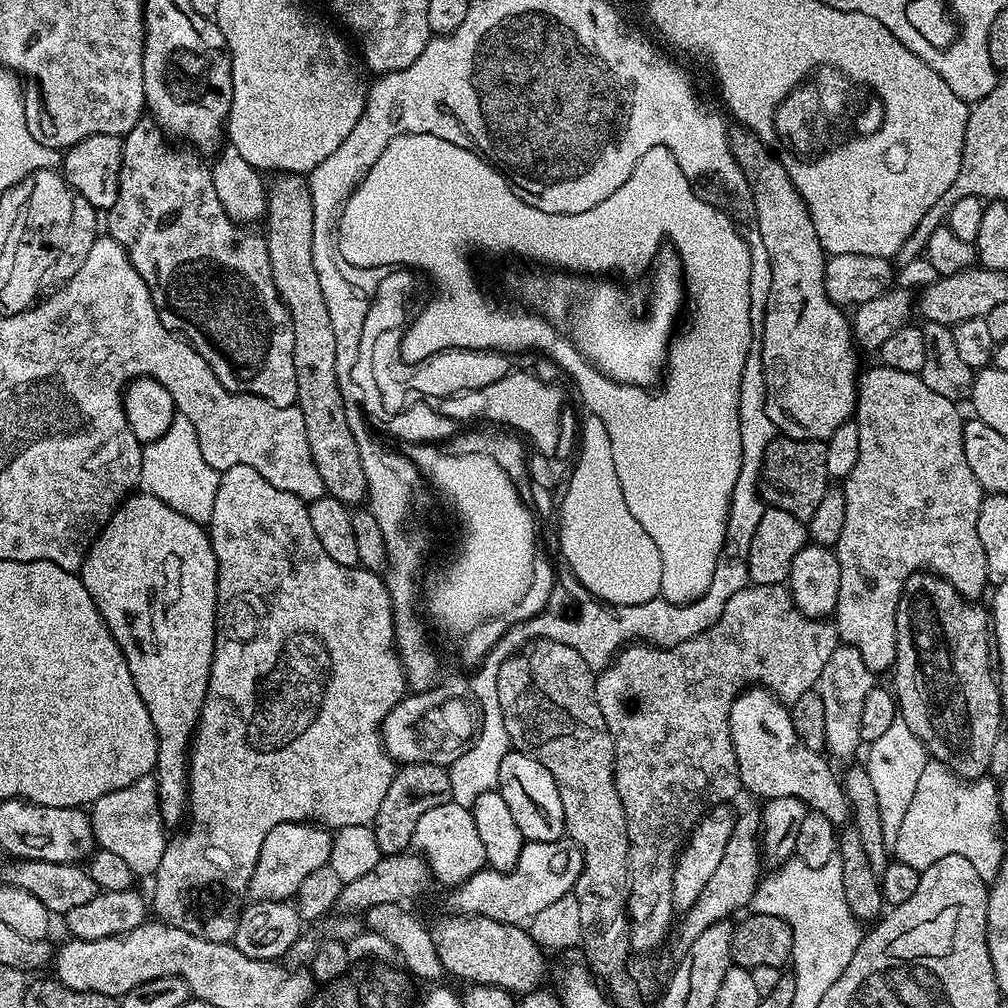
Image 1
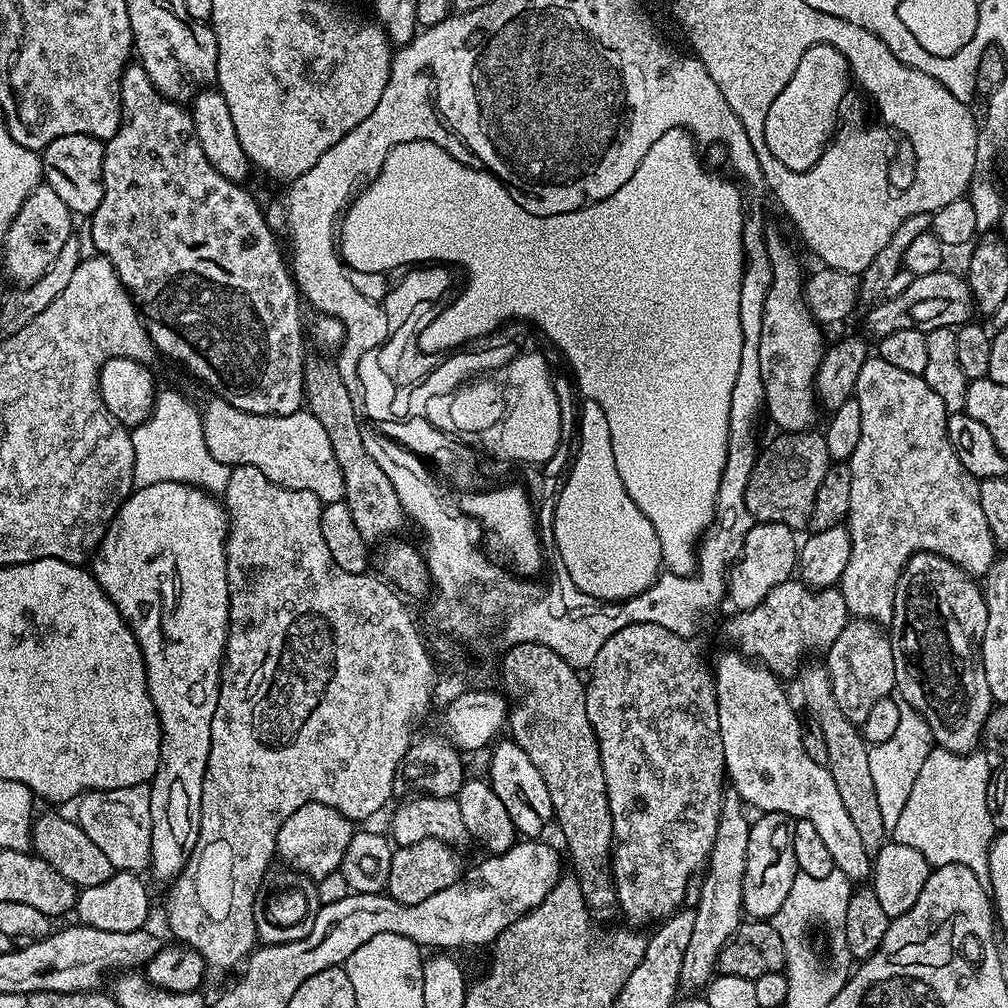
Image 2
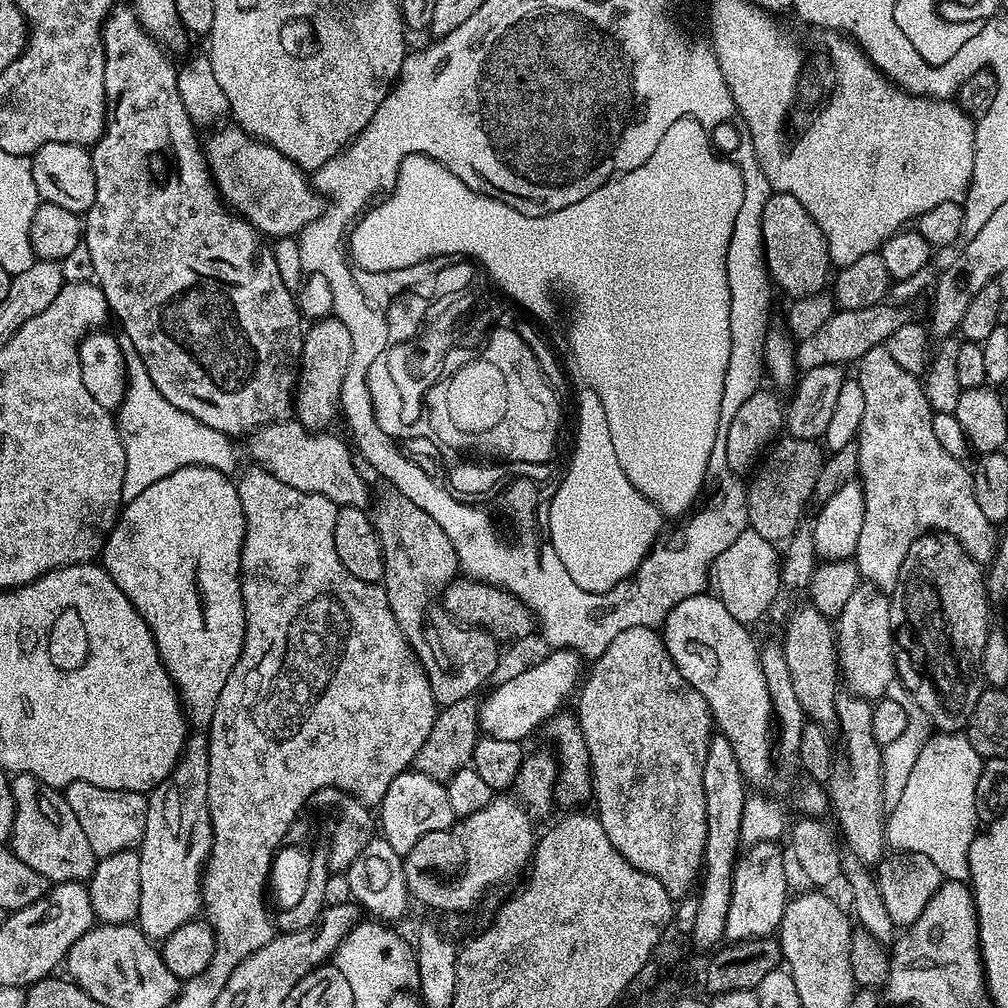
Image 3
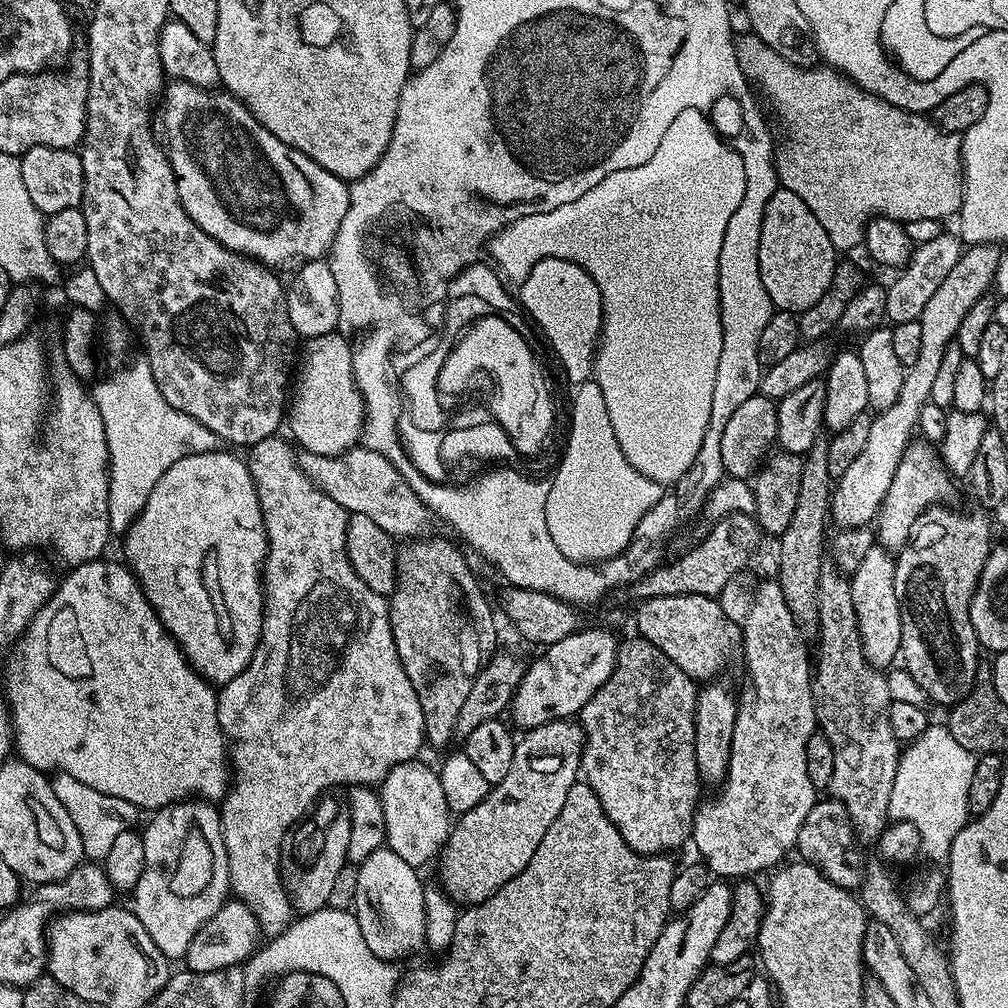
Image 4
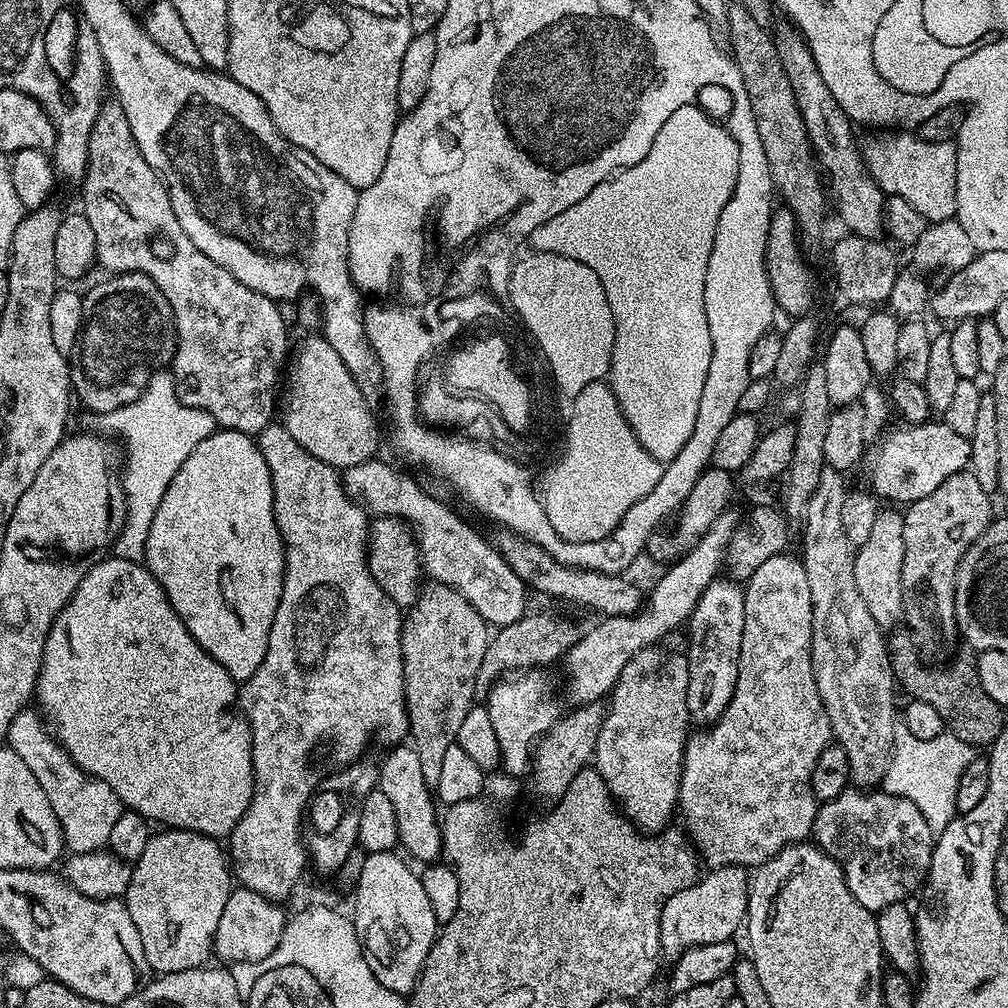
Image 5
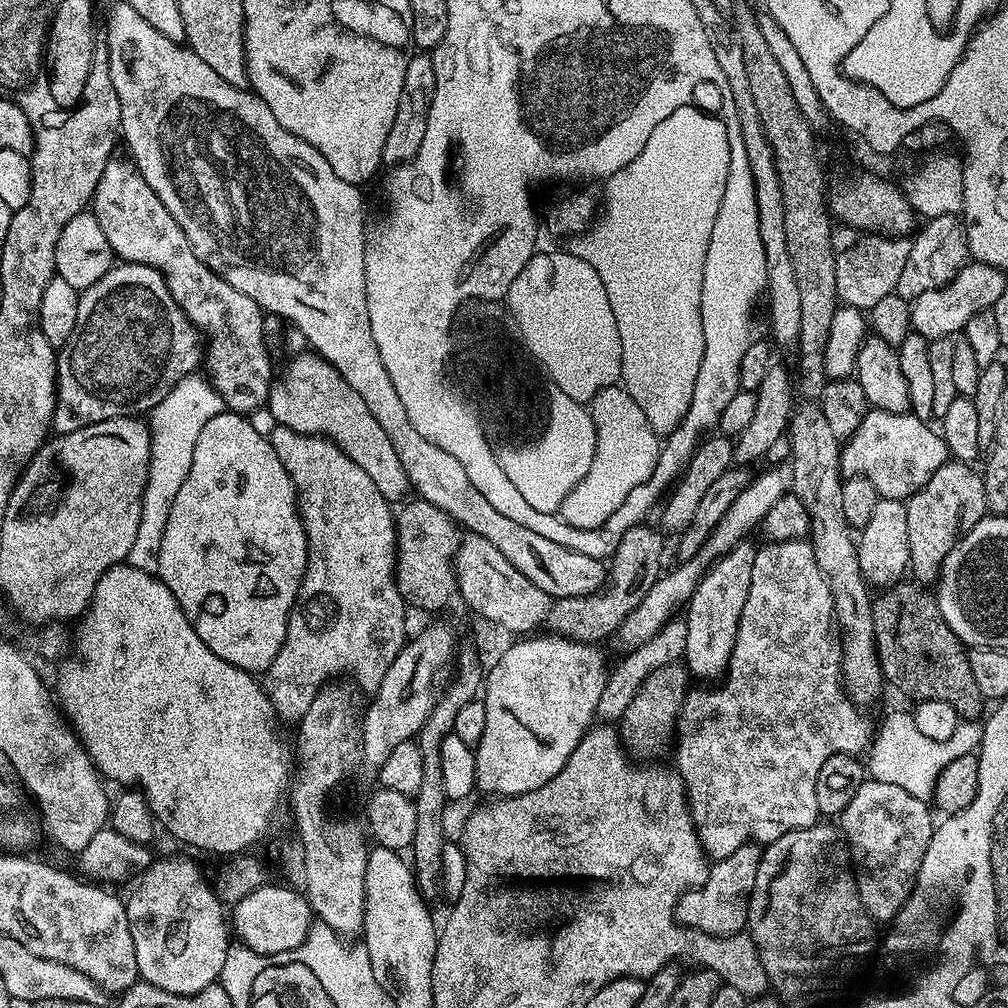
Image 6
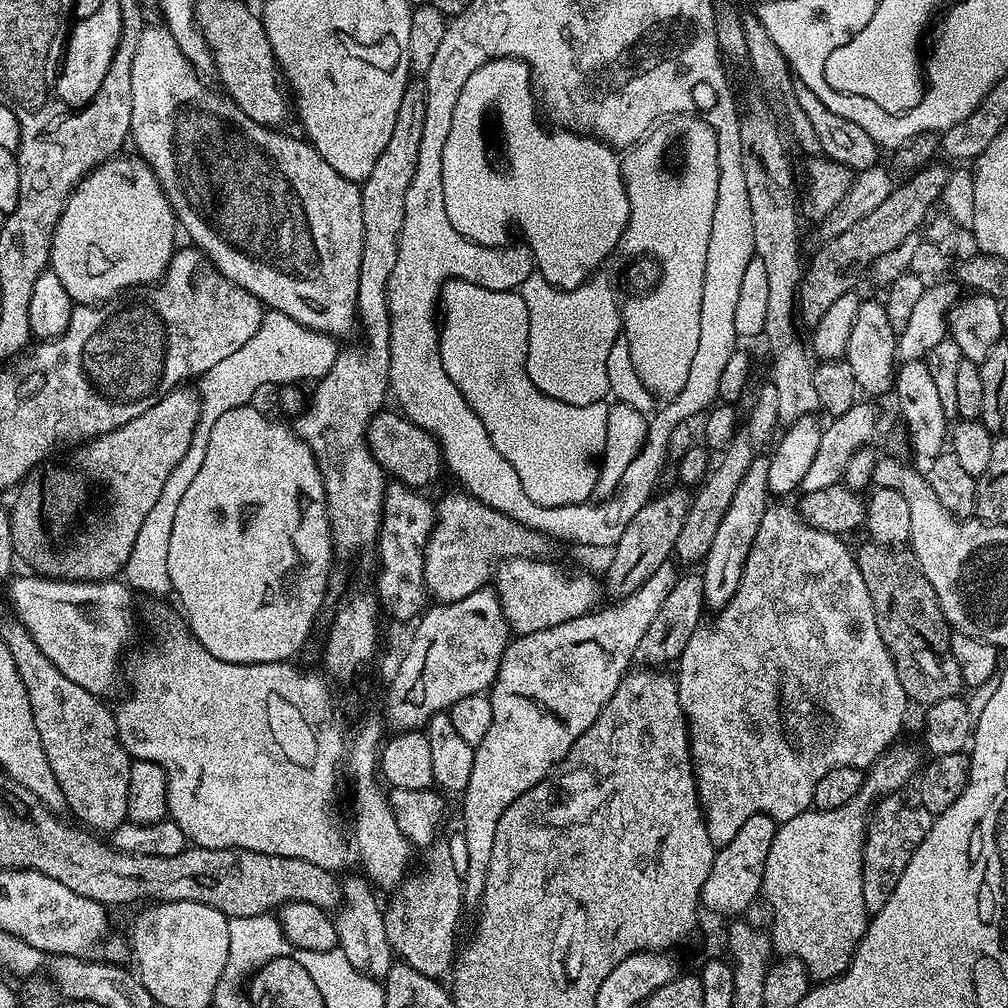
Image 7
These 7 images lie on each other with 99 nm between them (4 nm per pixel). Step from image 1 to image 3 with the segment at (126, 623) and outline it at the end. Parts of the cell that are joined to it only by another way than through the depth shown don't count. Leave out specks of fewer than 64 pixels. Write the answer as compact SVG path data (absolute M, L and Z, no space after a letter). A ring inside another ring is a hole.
M186 466L182 470L174 470L174 474L166 474L166 478L158 478L158 482L154 482L154 486L146 486L146 490L138 494L138 498L127 501L121 507L120 515L116 517L116 525L108 533L108 541L104 544L102 567L110 574L110 578L114 578L114 582L118 582L118 588L122 590L122 594L126 594L126 598L130 598L138 614L142 614L146 626L150 626L152 637L156 639L158 654L166 670L172 675L186 719L193 729L206 730L212 725L212 715L218 706L218 694L222 694L222 686L226 686L226 678L230 678L230 670L234 670L242 654L246 634L246 614L240 585L240 555L245 527L246 518L242 512L242 498L238 498L236 480L227 472L219 472L206 466ZM189 735L184 752L174 770L148 796L146 830L138 845L142 898L138 927L145 936L156 942L167 940L170 934L191 920L197 919L202 908L202 877L212 852L212 819L208 808L208 738L207 735Z

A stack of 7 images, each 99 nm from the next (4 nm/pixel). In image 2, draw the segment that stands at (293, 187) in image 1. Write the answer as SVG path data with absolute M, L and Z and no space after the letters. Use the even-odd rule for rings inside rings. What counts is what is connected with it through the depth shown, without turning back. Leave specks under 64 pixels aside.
M312 355L305 359L304 404L307 411L312 412L318 422L322 422L322 430L326 430L330 446L334 446L334 458L338 460L338 470L342 470L343 501L350 506L350 514L362 538L375 542L383 536L394 535L406 524L402 502L398 502L398 493L390 483L390 478L386 478L382 466L378 466L378 462L370 458L370 450L366 450L362 430L358 430L358 414L354 414L356 403L350 398L350 390L346 390L346 382L342 382L335 359L327 360L324 356Z

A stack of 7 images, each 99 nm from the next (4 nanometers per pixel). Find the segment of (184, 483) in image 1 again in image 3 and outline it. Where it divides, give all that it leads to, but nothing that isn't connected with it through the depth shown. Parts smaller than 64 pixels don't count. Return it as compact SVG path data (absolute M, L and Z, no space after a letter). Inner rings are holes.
M123 334L117 335L116 341L124 351L124 365L128 371L128 389L114 416L118 439L124 447L126 458L122 501L138 498L146 486L154 486L158 478L166 478L166 474L174 474L174 470L182 470L186 466L206 466L219 472L235 473L236 448L232 445L235 444L233 437L214 430L214 426L206 426L206 422L198 422L198 418L178 410L178 406L170 406L170 402L162 398L158 386L150 382L150 374L134 350L134 342Z

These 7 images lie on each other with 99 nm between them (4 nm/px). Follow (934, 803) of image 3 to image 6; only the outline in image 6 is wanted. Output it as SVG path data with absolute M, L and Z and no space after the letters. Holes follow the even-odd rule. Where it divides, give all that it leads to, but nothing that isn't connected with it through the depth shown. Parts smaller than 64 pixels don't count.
M892 710L884 718L880 728L877 727L875 736L873 737L871 746L868 750L870 754L869 760L866 760L866 768L871 779L880 782L893 783L902 790L906 790L908 794L914 795L916 798L922 798L931 801L934 786L937 784L938 776L942 770L946 768L954 760L954 758L962 757L964 754L976 752L981 744L982 734L984 733L984 725L978 720L962 720L958 729L954 730L954 734L943 742L935 742L934 738L924 737L919 732L918 726L914 724L914 718L911 711Z

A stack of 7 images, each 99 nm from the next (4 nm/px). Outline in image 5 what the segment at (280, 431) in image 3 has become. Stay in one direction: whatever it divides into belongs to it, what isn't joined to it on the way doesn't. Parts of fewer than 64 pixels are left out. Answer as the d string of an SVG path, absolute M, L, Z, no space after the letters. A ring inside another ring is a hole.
M373 458L353 468L343 469L342 479L348 495L363 504L369 513L376 516L396 516L407 522L416 537L416 545L420 547L423 571L427 575L429 572L433 581L450 585L458 590L474 606L474 610L482 614L482 618L490 626L503 626L521 620L530 608L529 589L522 582L522 578L518 578L518 574L510 570L510 566L502 559L495 547L489 541L487 544L458 513L451 512L438 497L431 496L424 488L419 488L414 477L399 472L394 465L380 459Z

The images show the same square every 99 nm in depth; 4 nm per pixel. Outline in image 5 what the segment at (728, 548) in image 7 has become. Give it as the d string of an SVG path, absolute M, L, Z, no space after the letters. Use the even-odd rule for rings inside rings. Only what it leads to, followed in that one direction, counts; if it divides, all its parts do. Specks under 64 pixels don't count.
M717 578L713 580L710 586L706 586L706 590L702 594L702 598L698 598L698 602L694 606L691 616L686 621L686 629L688 628L688 649L686 655L688 658L688 685L686 686L686 706L688 707L688 715L691 723L696 726L711 726L715 724L717 718L724 713L726 706L730 706L730 698L734 698L734 686L738 682L738 658L742 654L742 630L746 626L746 606L744 605L744 590L737 581L731 578Z

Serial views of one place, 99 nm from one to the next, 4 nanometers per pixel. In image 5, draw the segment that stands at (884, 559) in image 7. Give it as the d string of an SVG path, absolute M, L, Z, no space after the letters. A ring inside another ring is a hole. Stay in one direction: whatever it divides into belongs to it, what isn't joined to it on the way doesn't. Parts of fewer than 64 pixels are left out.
M893 631L887 641L888 651L892 657L892 674L898 681L899 687L903 691L905 688L909 692L907 695L913 700L930 702L930 706L934 706L934 710L942 714L945 729L962 742L973 746L980 746L980 744L990 746L995 742L998 734L1006 727L1006 720L1004 720L1006 712L998 702L994 702L994 698L990 698L990 694L986 694L986 690L982 690L982 682L978 682L976 656L957 655L951 663L944 666L949 668L929 666L922 659L916 642L912 639L911 631L900 631Z

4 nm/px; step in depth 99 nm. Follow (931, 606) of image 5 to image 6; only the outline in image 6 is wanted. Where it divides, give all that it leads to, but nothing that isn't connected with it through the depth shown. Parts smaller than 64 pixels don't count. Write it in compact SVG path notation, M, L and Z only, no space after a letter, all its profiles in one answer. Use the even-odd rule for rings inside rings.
M949 459L947 464L938 466L926 482L914 495L908 497L906 501L906 520L908 522L908 541L910 542L910 572L913 572L915 579L921 585L928 586L939 577L940 568L944 565L946 554L956 545L959 537L965 536L971 528L976 525L988 512L986 498L984 497L984 478L979 471L976 472L971 463Z

